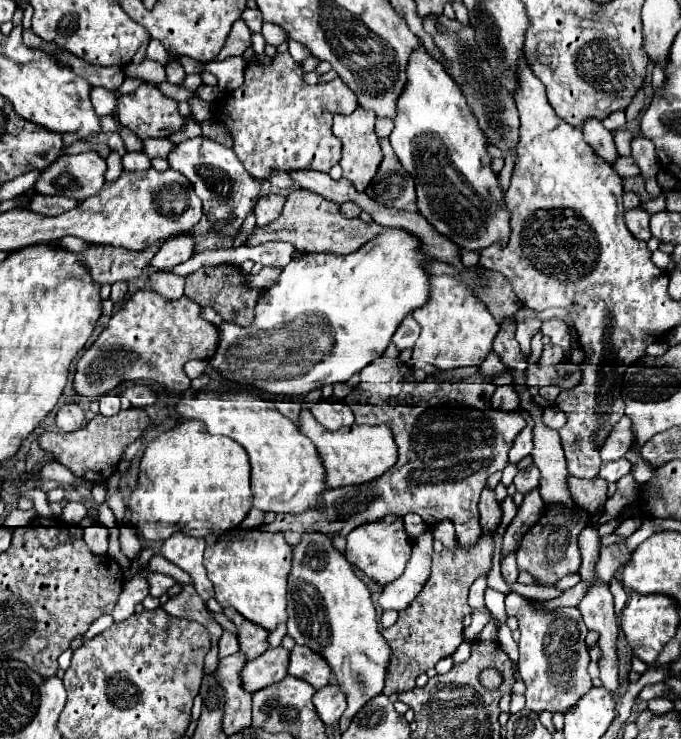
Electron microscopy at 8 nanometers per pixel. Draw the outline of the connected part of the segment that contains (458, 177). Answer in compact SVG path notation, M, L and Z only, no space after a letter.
M421 46L411 54L407 66L407 86L397 100L397 116L395 128L389 136L391 146L401 162L401 166L411 174L417 190L417 206L421 216L445 238L455 242L459 248L481 252L491 244L507 244L511 236L509 226L509 210L503 202L503 188L499 184L499 176L491 170L491 156L487 152L487 136L479 130L477 118L471 114L467 100L459 94L459 86L451 82L451 76L445 68L429 56L429 52Z

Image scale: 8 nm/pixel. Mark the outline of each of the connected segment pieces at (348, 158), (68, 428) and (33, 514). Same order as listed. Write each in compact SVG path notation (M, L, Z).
M357 108L349 116L337 114L335 122L333 122L333 132L343 142L343 158L339 162L341 168L343 168L343 178L353 182L359 192L365 192L371 178L377 174L379 162L383 160L383 152L379 148L379 140L377 140L377 134L375 134L375 118L377 116L373 112Z
M65 404L59 412L57 412L57 426L63 432L75 432L83 426L85 422L85 412L77 406L77 404Z
M13 510L13 512L7 516L5 526L9 526L9 528L29 526L35 518L37 518L37 510L29 510L29 512L23 512L23 510Z

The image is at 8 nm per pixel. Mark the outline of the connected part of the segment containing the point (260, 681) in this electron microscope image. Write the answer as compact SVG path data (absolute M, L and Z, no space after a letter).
M281 646L269 648L259 658L243 666L243 674L241 674L243 686L247 686L247 690L251 690L253 694L261 688L277 684L287 676L287 666L289 666L289 652L283 650Z

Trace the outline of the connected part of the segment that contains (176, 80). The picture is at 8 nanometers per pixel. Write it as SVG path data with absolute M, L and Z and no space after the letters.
M177 62L167 64L165 72L167 72L167 82L169 82L169 84L180 85L183 80L185 80L185 76L187 76L185 70L183 70L183 66L177 64Z

